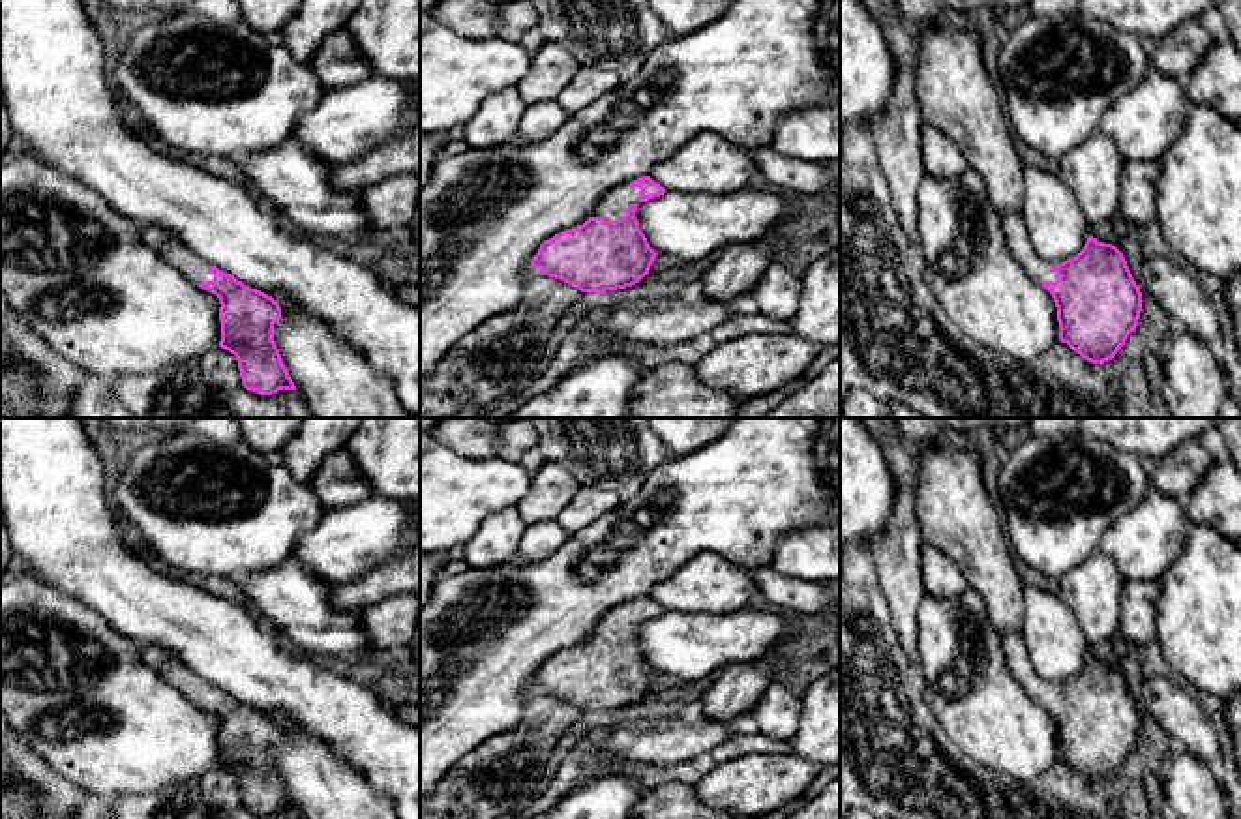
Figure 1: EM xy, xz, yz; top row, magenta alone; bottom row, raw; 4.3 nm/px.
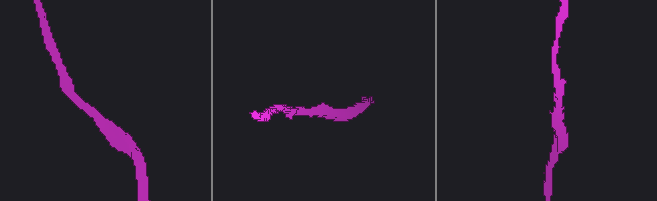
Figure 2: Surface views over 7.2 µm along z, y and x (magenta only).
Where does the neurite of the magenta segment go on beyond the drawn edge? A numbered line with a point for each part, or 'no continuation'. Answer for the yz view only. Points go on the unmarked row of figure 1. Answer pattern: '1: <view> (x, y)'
1: yz (1015, 647)

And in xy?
1: xy (167, 666)

